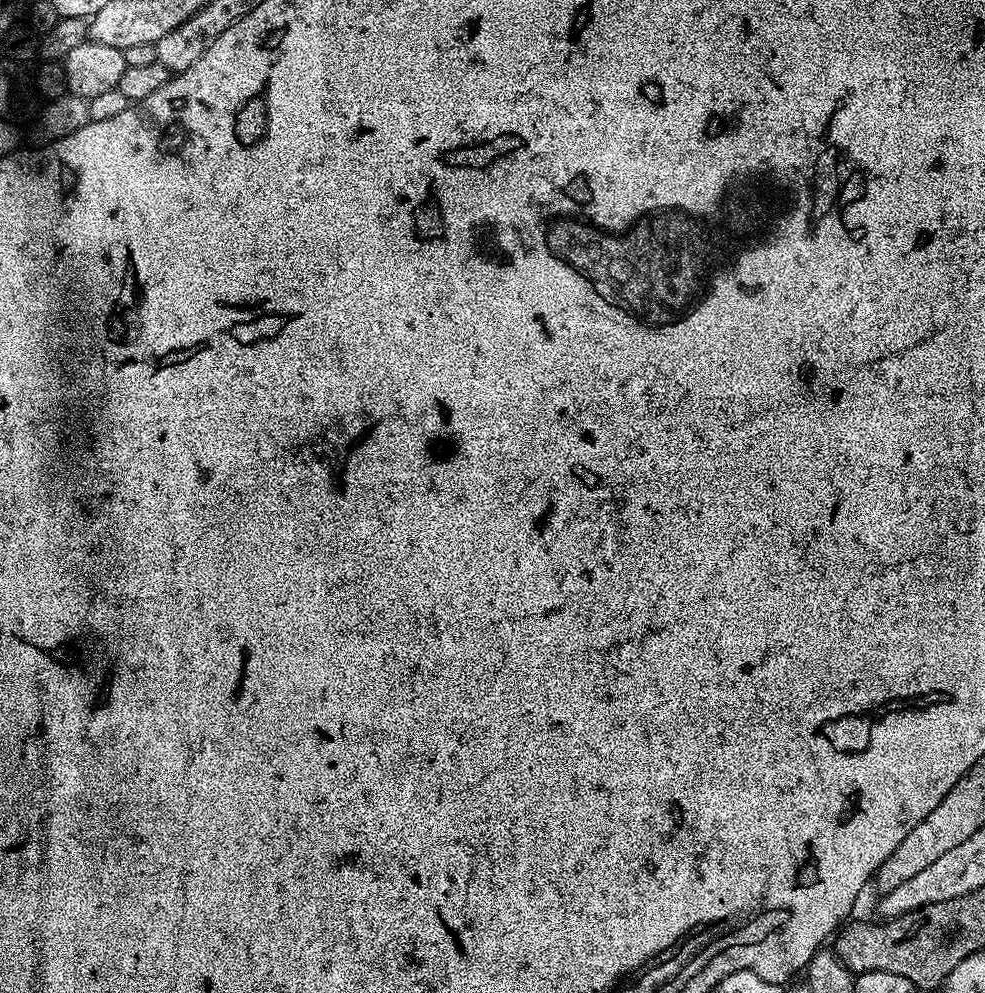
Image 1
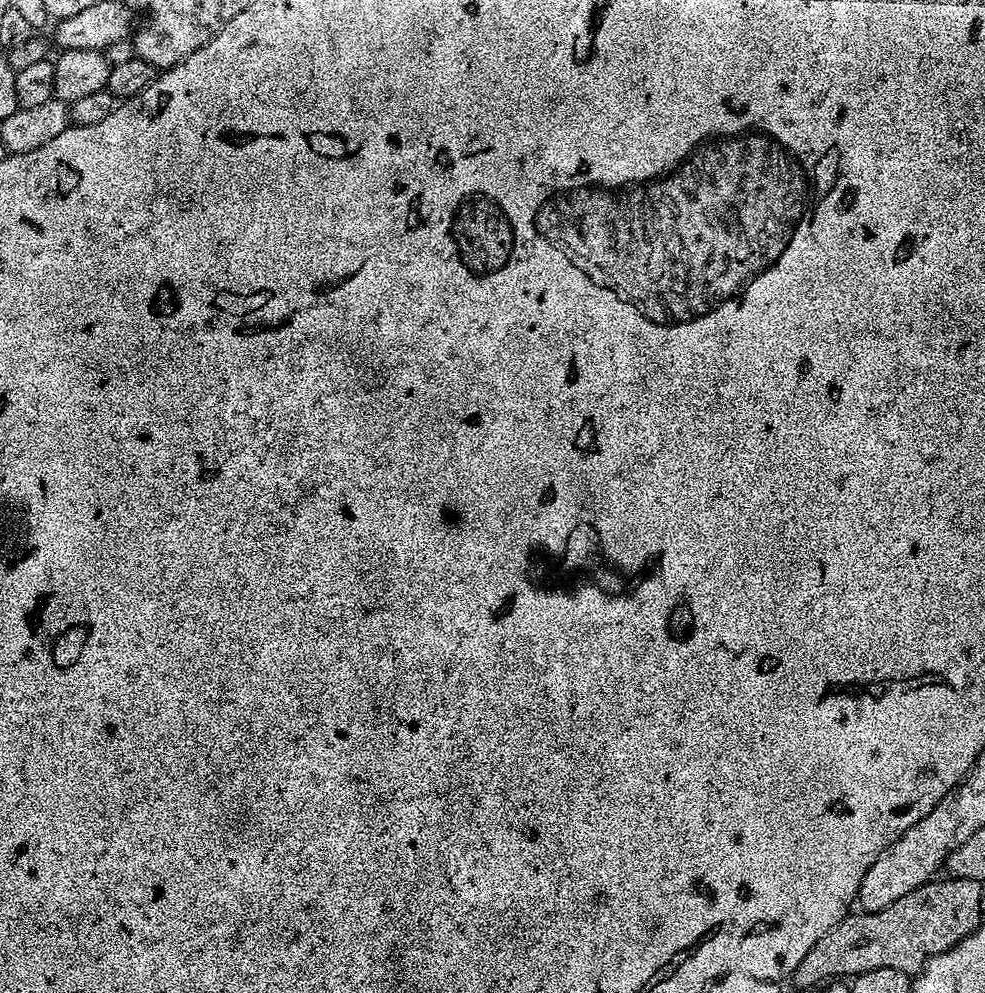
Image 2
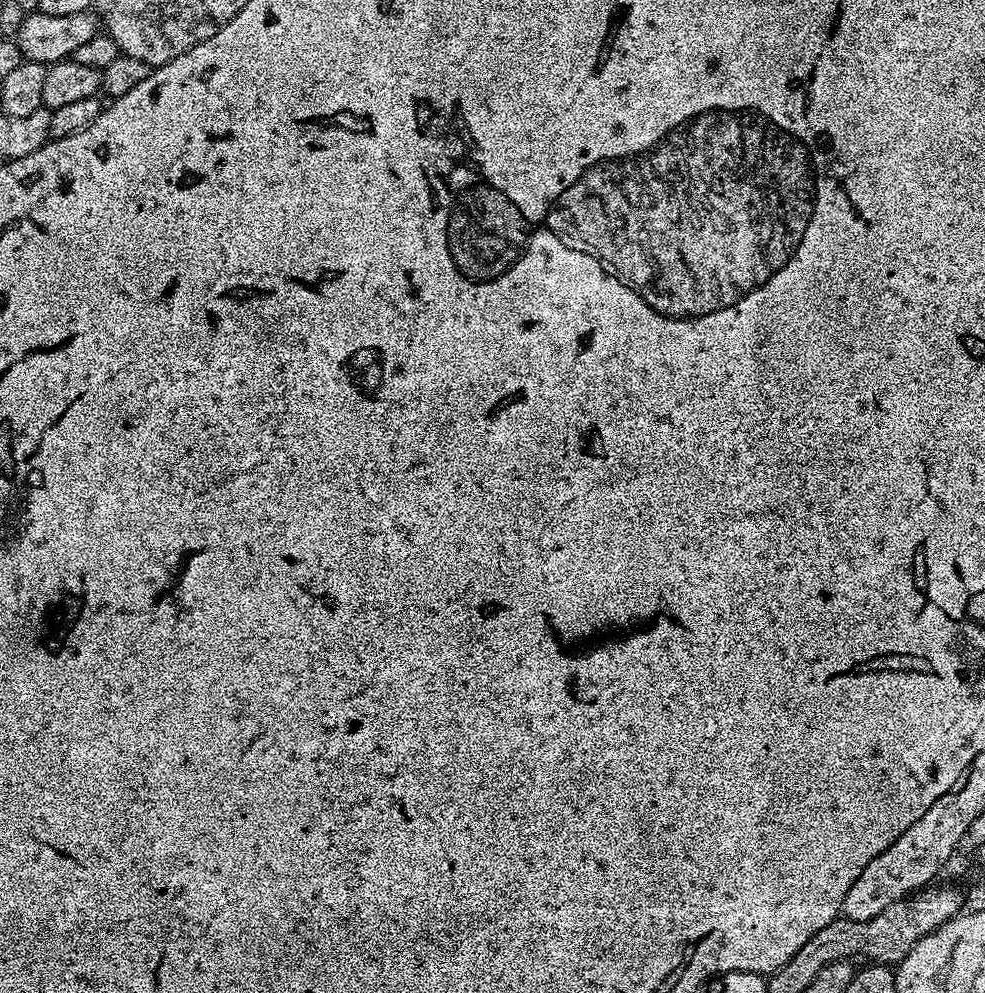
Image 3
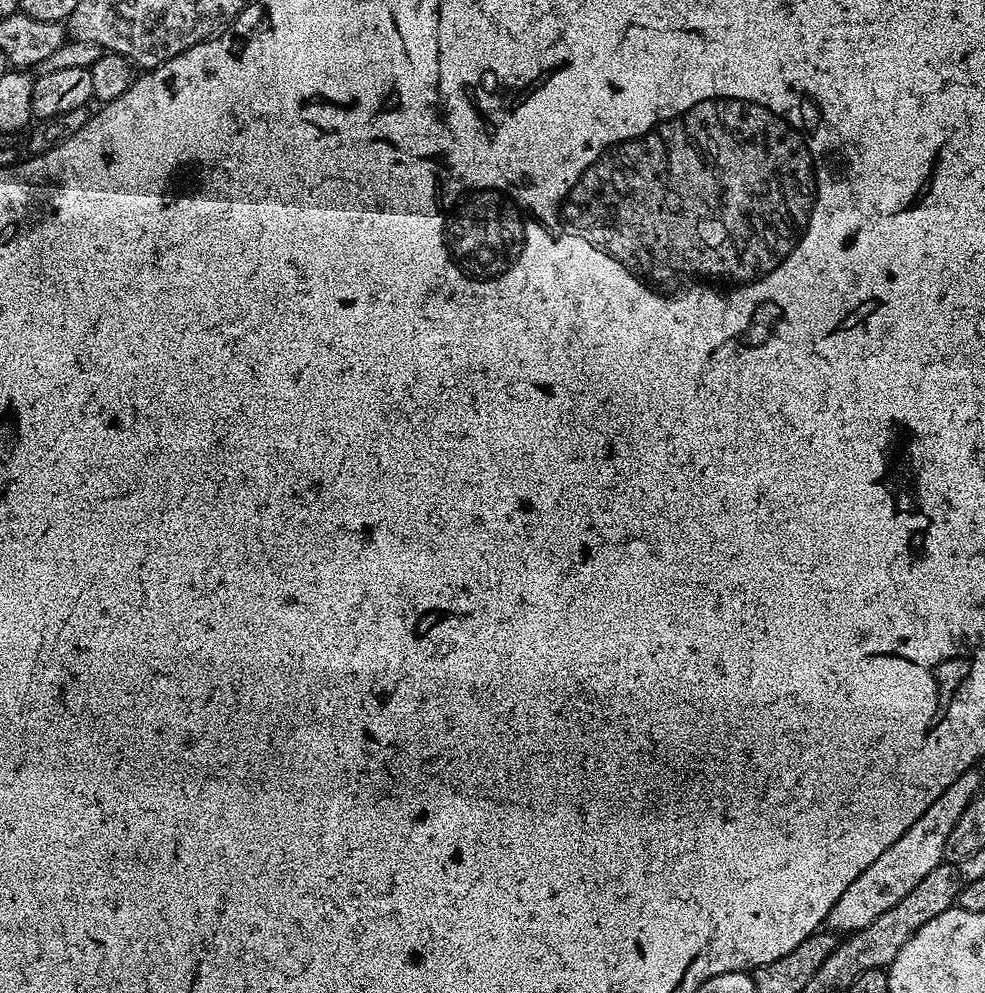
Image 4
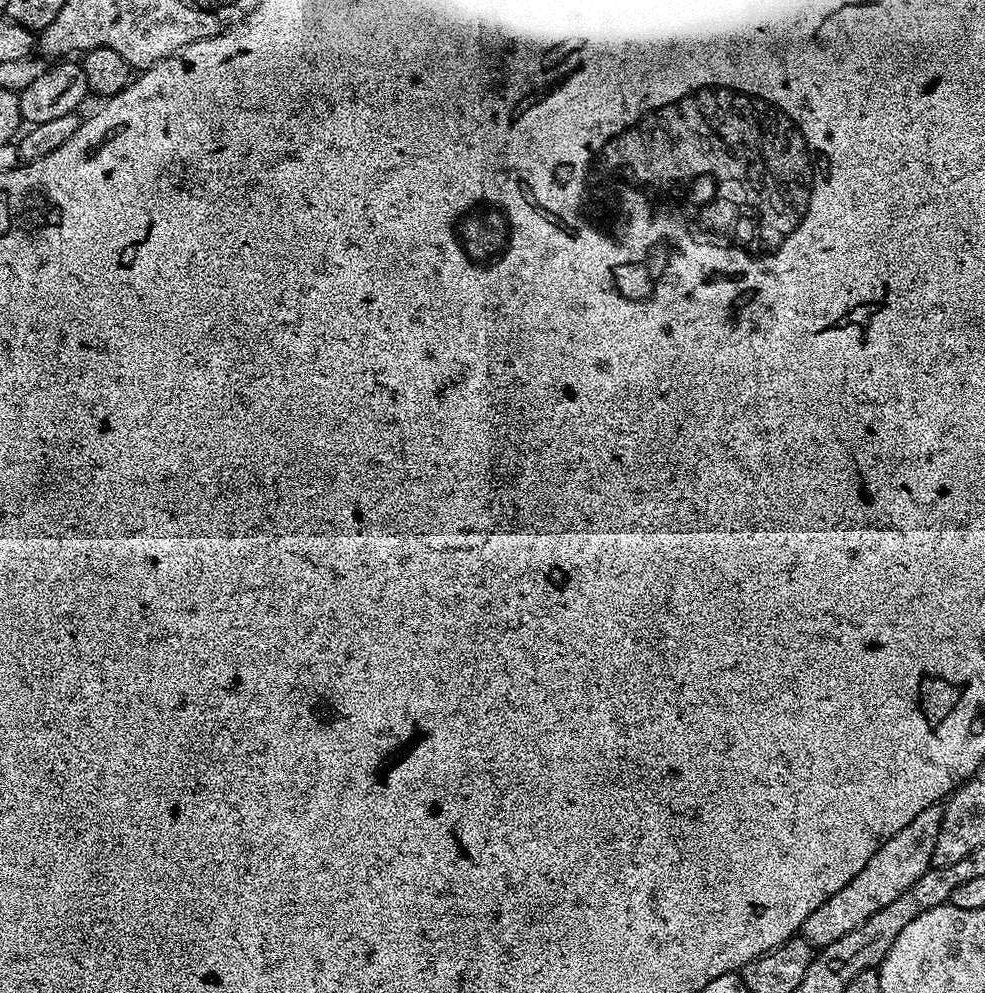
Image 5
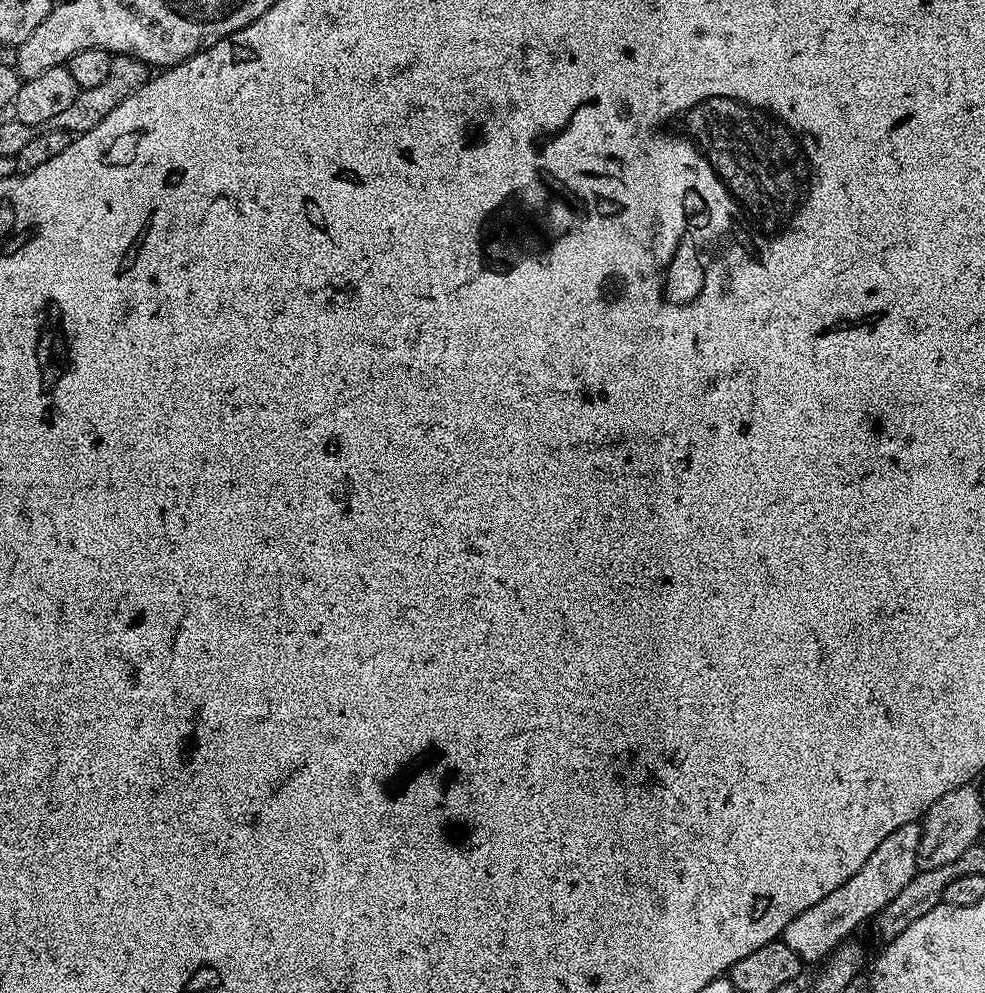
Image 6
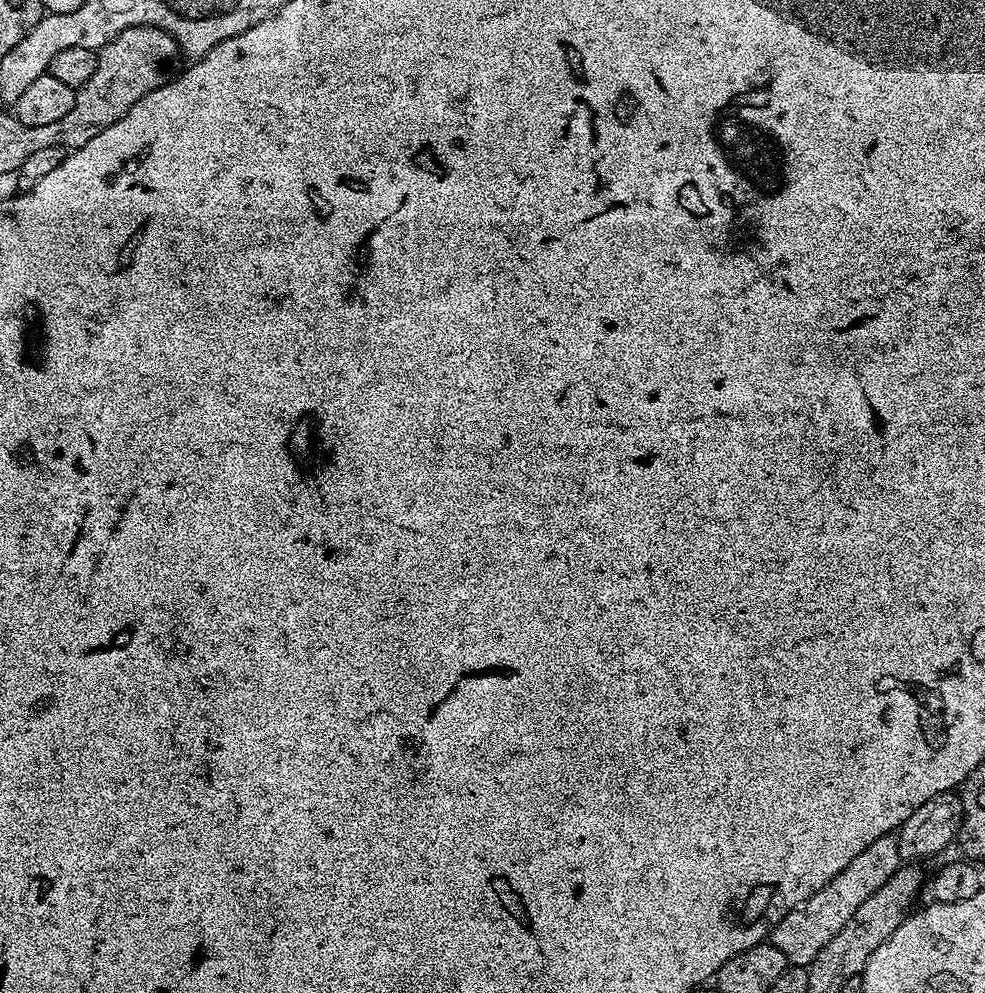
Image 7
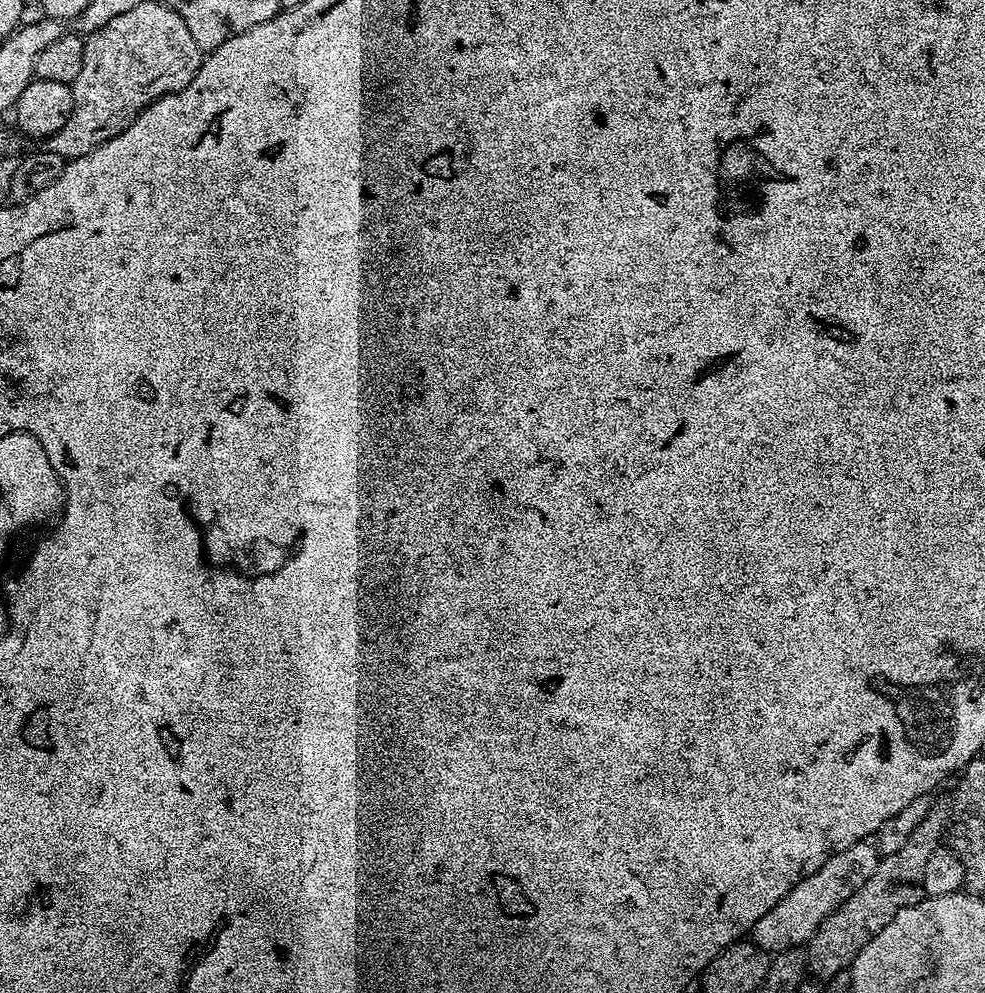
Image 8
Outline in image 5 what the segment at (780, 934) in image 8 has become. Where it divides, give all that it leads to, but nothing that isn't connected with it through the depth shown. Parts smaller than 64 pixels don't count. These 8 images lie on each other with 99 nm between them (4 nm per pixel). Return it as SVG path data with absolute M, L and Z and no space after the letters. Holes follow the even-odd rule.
M940 804L926 806L926 810L922 810L914 822L910 822L910 826L902 826L894 838L887 840L870 858L870 862L866 862L866 866L862 866L862 870L858 870L858 874L854 874L854 878L850 878L850 882L846 882L846 886L834 894L834 898L826 898L826 902L822 902L822 906L818 906L818 910L806 918L802 935L813 949L819 950L830 946L830 942L838 942L842 934L850 934L850 930L862 926L870 914L878 914L882 906L890 906L890 902L894 902L902 890L914 886L914 882L926 874L926 870L932 867L934 842L938 842L943 817L944 809Z

